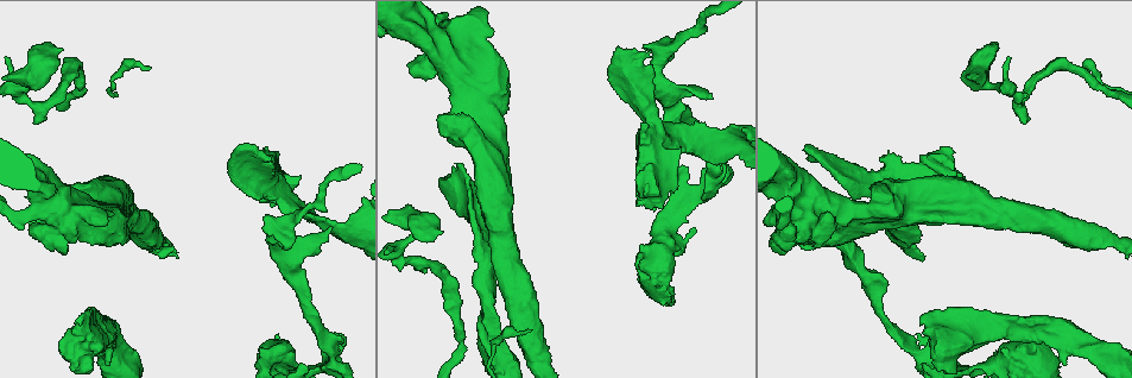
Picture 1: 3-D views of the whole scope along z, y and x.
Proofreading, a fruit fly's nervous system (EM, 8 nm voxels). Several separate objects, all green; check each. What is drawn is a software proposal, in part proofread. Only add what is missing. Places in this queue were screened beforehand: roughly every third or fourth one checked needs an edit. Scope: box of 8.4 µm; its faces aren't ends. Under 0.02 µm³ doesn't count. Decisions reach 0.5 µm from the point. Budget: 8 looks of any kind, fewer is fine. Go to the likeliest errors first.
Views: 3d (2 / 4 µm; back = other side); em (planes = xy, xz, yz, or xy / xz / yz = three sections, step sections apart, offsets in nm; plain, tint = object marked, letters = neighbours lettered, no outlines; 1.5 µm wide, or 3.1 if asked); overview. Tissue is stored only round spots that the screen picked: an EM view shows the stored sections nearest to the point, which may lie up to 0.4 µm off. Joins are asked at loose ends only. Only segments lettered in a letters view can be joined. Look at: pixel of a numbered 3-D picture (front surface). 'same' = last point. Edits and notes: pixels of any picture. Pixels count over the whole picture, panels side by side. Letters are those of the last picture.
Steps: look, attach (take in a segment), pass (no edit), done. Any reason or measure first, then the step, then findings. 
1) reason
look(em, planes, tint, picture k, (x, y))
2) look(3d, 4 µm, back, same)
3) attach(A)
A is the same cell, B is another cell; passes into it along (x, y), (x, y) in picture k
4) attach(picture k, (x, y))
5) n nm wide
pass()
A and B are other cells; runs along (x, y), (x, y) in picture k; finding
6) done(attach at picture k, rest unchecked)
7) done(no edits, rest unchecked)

free end
look(3d, 4 µm, picture 1, (934, 353))

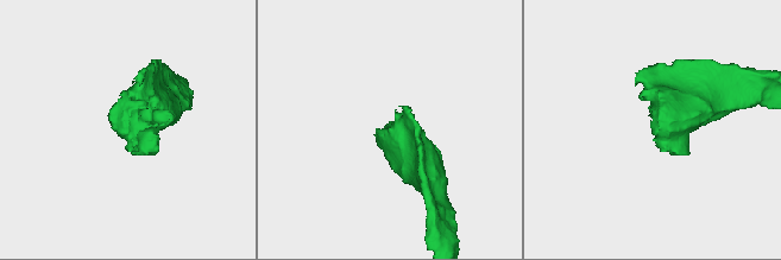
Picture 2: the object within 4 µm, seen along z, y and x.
now the EM
look(em, planes, letters, picture 2, (113, 124))

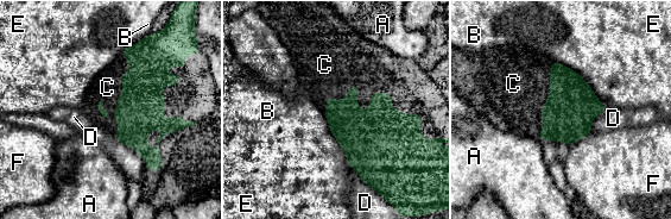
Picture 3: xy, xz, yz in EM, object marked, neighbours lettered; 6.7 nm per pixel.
attach(C)
C is the same cell, A, B, D, E and F are other cells; passes into it along (144, 83), (122, 93), (107, 87) in picture 3; the neuron continues

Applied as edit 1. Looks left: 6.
free end
look(em, yz, step 8, tint, picture 1, (490, 268))

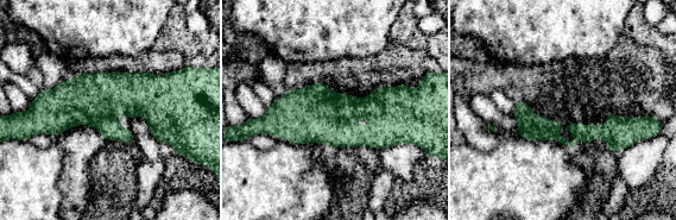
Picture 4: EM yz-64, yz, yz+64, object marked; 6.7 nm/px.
look(em, planes, letters, same)

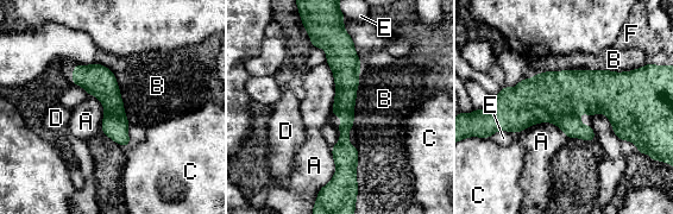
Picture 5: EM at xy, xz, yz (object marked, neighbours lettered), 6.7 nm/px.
pass()
A, B, C, D, E and F are other cells; no lettered segment goes on from it

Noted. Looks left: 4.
an open end
look(3d, 2 µm, picture 1, (456, 115))

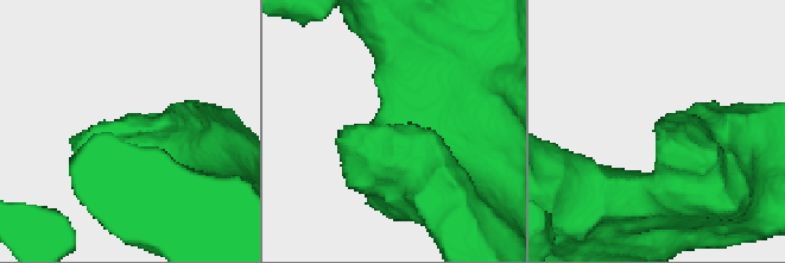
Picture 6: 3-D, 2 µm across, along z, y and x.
shape alone is not enough
look(em, planes, letters, picture 6, (656, 132))

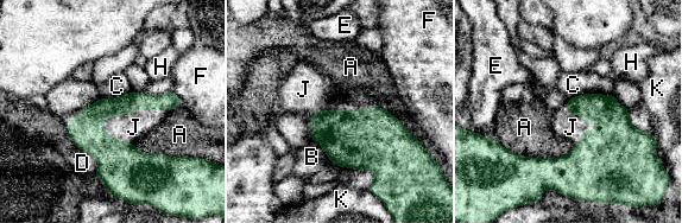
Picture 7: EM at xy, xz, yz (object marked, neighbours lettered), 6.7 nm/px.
attach(J)
J is the same cell, A, B, C, D, E, F, H and K are other cells; the neuron continues

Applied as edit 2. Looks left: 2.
done(attach at picture 3, attach at picture 7, rest unchecked)

